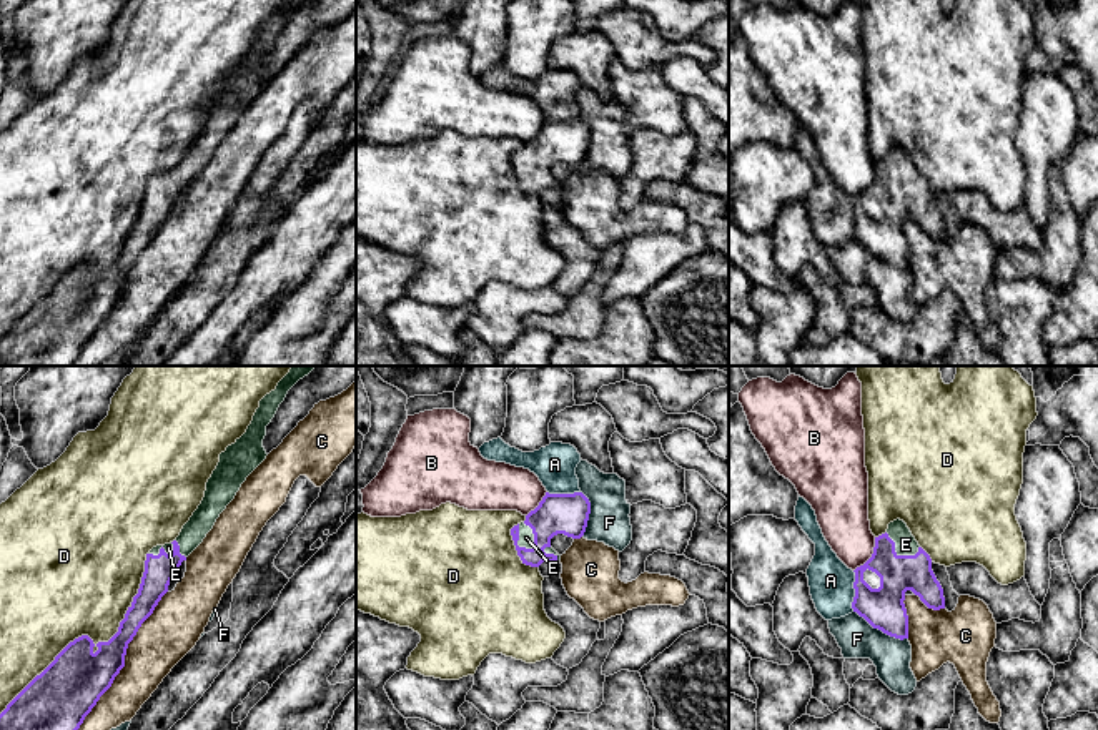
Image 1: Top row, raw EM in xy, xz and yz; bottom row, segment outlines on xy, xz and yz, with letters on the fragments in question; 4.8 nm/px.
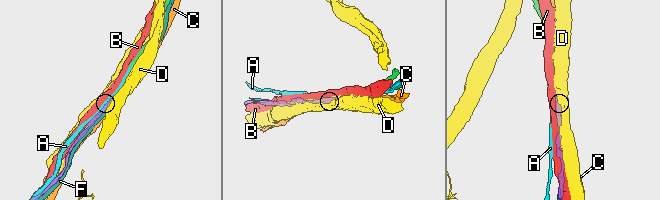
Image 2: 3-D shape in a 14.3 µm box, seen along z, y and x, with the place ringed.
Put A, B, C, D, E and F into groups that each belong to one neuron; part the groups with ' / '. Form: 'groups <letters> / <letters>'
groups A / B / C / D / E / F

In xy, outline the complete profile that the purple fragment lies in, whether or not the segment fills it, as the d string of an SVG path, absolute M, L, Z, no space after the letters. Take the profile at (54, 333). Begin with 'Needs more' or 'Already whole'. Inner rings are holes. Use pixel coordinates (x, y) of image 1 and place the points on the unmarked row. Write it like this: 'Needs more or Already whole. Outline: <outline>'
Needs more. Outline: M288 0L278 10L276 17L260 28L260 35L246 60L220 81L220 90L206 110L205 125L190 148L183 153L180 163L173 170L156 173L146 181L138 221L133 224L125 246L120 249L118 259L108 269L98 269L96 279L93 278L95 271L88 263L82 263L70 269L0 341L0 366L72 366L72 363L77 361L85 344L125 294L128 271L168 219L175 198L203 170L220 141L235 126L246 105L266 86L268 81L263 75L266 53L274 45L288 18L308 2L309 0Z

